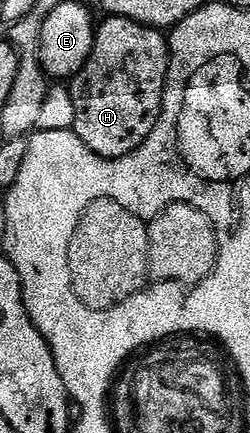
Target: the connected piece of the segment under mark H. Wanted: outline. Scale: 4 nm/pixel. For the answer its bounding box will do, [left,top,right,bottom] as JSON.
[68,16,169,158]

